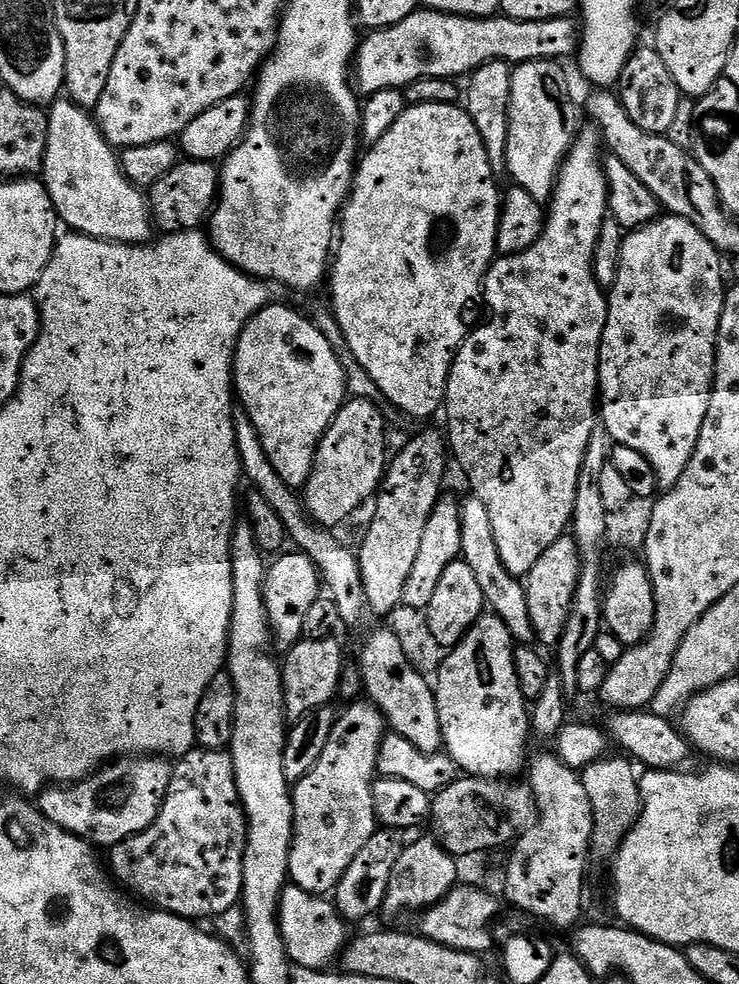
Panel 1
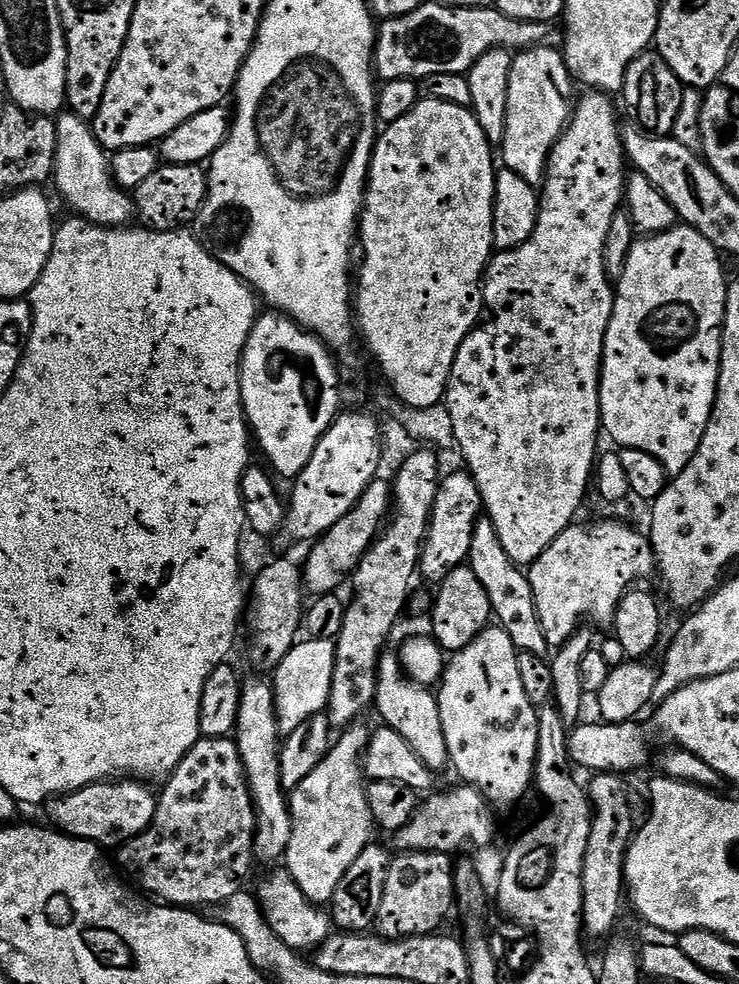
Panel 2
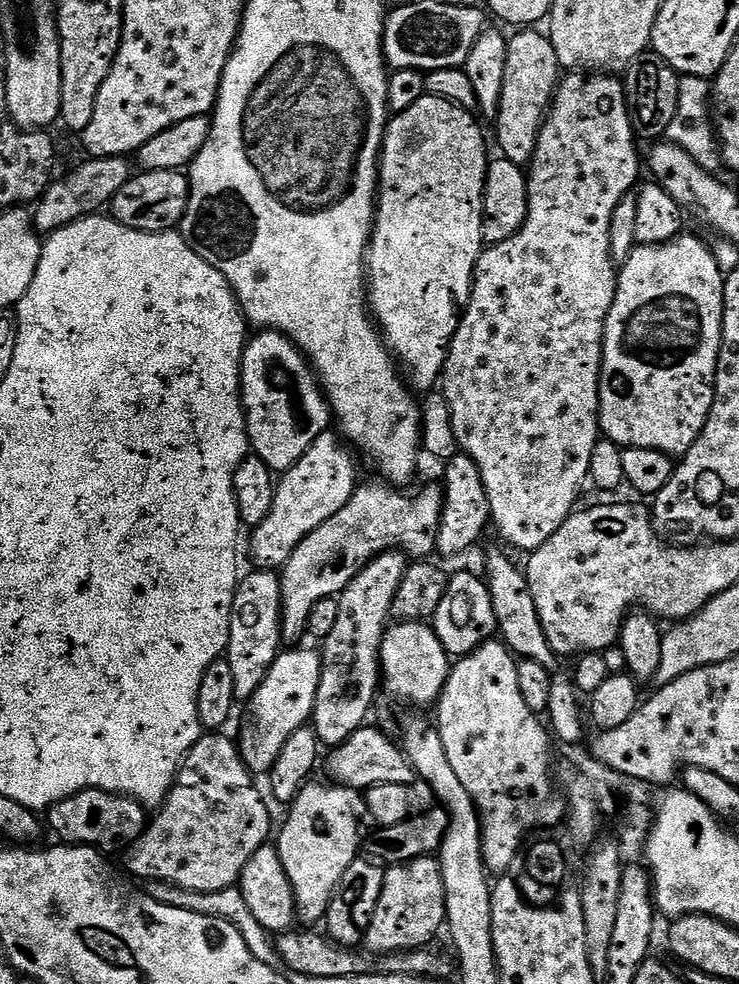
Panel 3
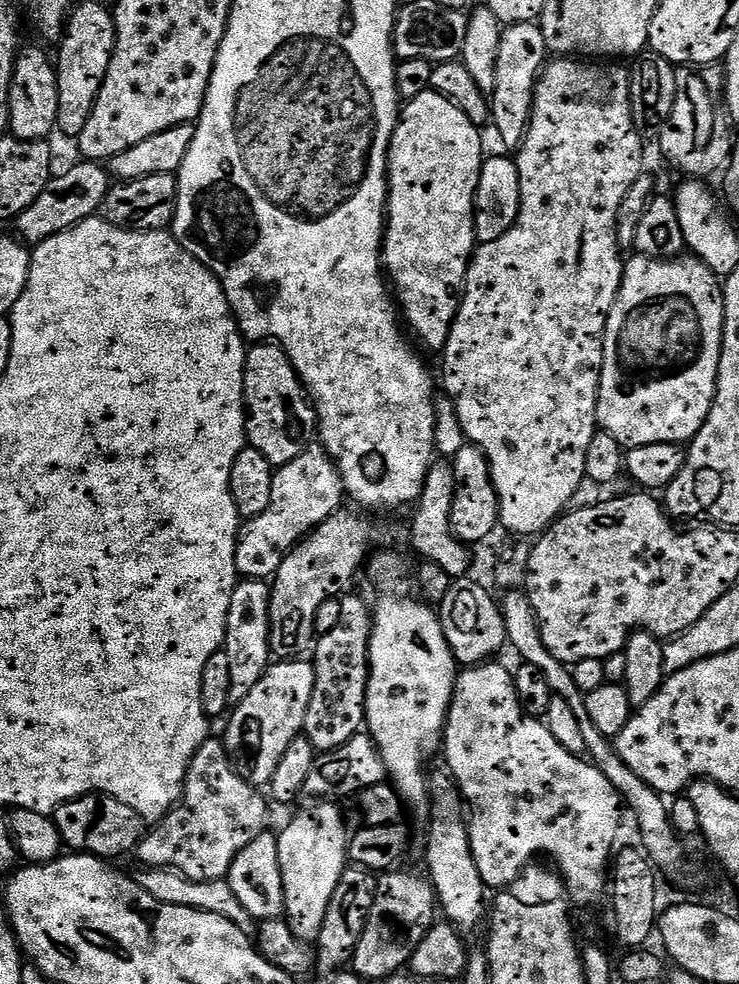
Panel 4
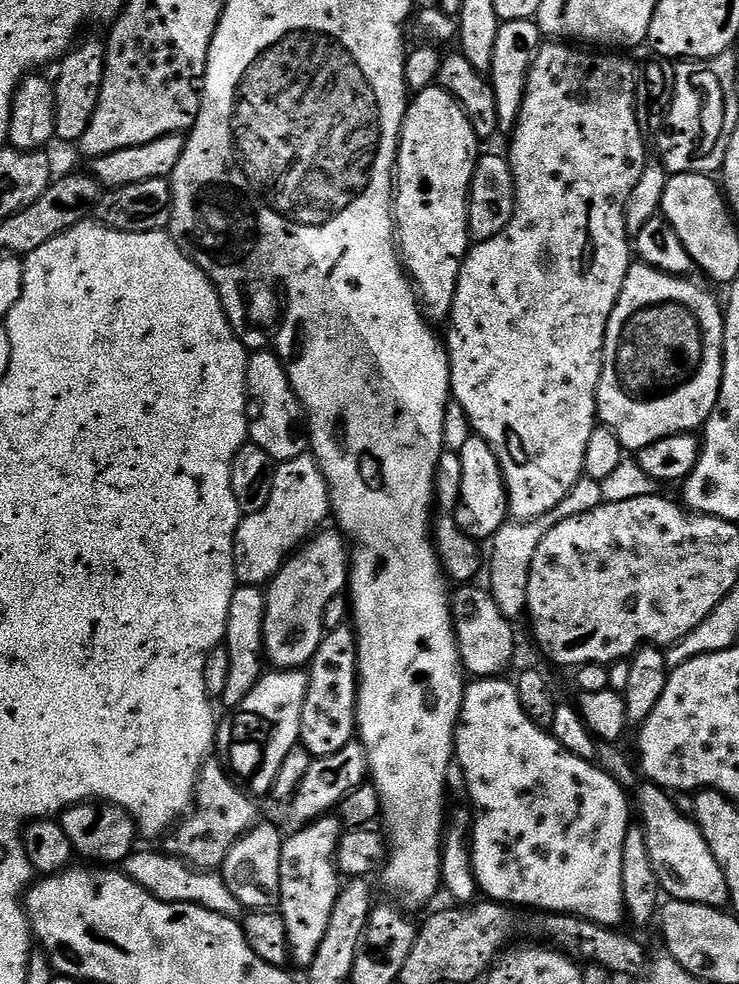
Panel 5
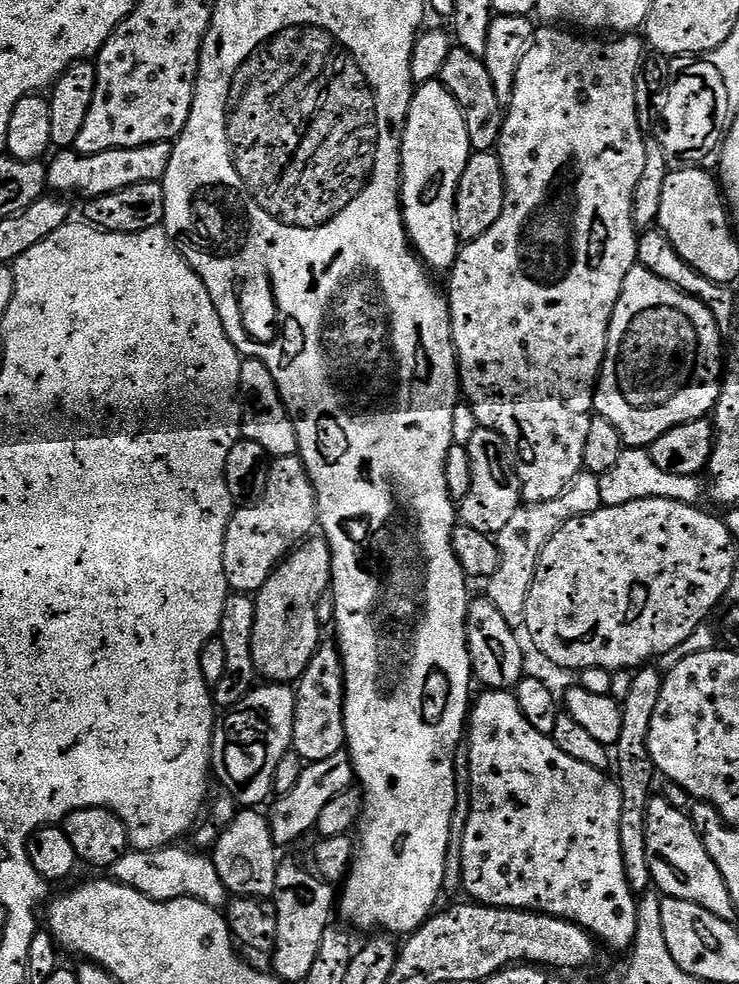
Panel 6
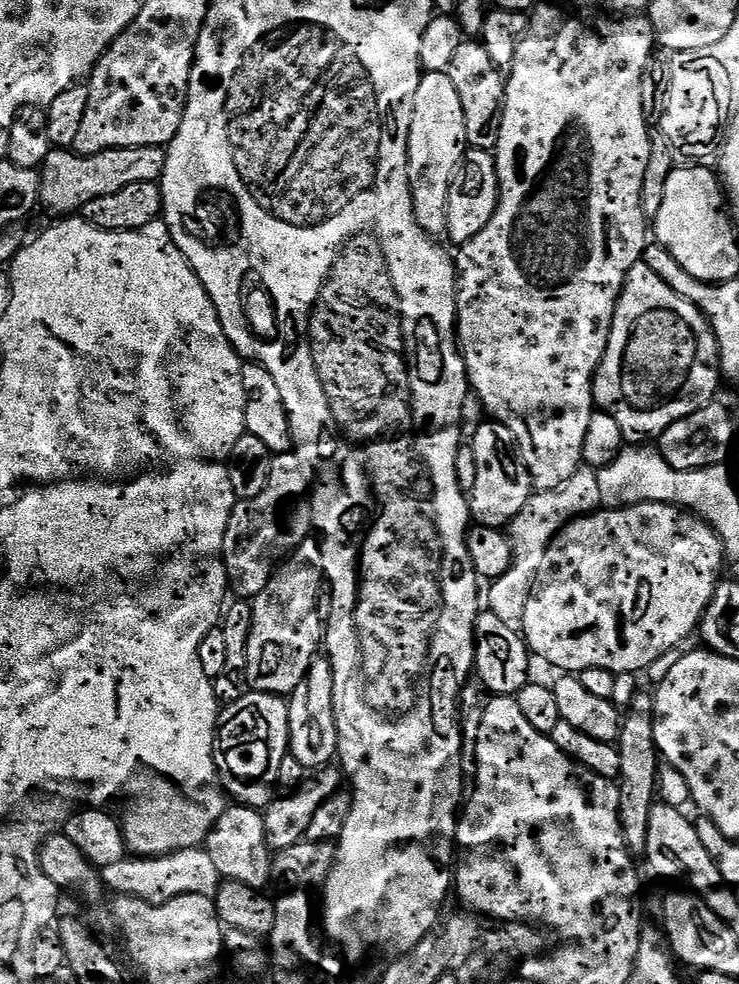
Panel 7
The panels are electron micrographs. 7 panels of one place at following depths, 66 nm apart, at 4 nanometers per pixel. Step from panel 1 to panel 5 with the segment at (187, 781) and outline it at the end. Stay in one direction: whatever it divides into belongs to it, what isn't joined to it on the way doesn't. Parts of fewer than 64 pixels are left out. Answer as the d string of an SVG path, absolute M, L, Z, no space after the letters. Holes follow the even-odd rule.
M216 758L205 760L200 767L196 791L194 807L167 837L167 851L173 856L179 856L190 868L219 870L233 842L258 823L257 801L232 779L228 769Z

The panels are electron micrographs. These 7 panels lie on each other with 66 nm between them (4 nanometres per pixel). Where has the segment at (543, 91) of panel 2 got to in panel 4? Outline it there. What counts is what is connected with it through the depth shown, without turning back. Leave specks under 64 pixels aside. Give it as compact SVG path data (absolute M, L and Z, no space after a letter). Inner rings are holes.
M539 23L510 24L501 31L494 90L490 94L490 124L493 129L496 127L501 142L512 148L508 150L519 149L528 133L536 81L539 80L549 56L546 38L542 38Z

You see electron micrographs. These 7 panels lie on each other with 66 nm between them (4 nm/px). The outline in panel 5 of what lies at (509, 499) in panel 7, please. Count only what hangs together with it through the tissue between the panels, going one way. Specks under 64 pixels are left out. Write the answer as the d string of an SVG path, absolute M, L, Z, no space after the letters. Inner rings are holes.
M472 434L459 450L462 462L462 490L460 504L454 515L458 526L471 540L491 541L493 536L510 520L508 511L508 487L504 481L504 472L492 447L482 437Z

